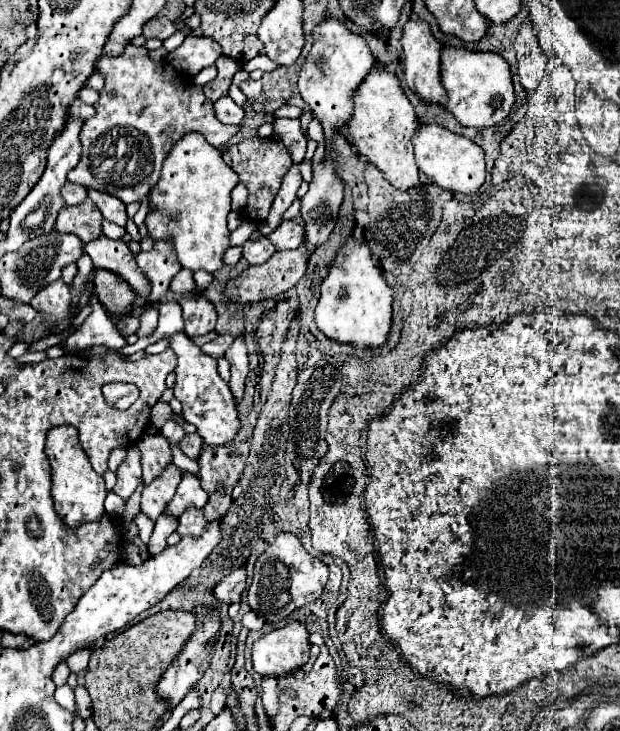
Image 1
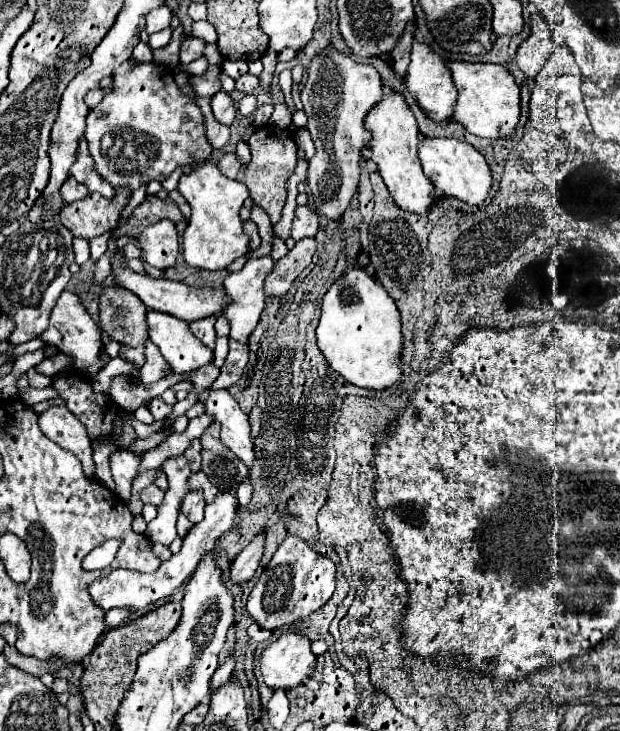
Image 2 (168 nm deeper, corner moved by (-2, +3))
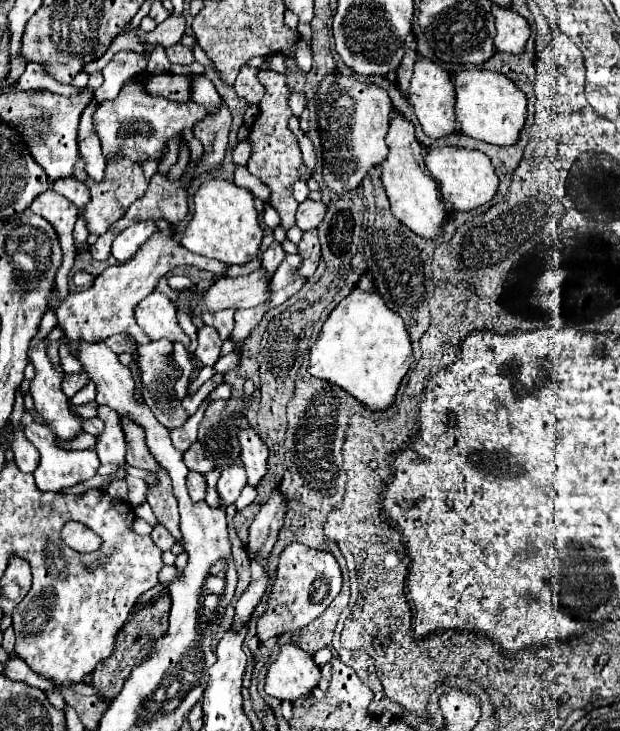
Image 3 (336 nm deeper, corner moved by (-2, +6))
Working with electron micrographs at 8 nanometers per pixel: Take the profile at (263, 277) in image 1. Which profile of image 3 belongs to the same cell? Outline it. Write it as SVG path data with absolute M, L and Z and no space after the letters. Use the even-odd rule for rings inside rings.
M317 229L303 233L303 239L299 243L299 253L303 257L303 265L299 267L299 275L311 277L315 273L315 269L319 265L319 257L321 257L321 245L317 239Z

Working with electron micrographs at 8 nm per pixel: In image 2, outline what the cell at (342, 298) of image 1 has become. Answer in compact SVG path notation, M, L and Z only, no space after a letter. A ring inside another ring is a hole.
M353 266L341 274L321 300L321 318L317 326L317 346L329 366L351 384L381 390L401 376L401 344L399 310L383 284L379 284L377 278L367 276L361 266Z

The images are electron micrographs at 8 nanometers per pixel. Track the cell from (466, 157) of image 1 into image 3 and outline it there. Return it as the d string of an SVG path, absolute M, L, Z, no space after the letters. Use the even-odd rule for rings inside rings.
M443 147L443 149L429 149L425 155L425 165L431 171L433 179L437 181L441 195L455 211L471 211L475 207L481 207L489 203L499 187L499 179L493 171L491 161L487 161L487 155L479 151L469 149L455 149L455 147Z

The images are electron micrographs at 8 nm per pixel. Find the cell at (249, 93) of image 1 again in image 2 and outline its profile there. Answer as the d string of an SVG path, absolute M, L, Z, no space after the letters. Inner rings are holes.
M243 74L241 78L237 78L237 90L241 90L243 94L253 92L259 86L259 78L251 76L251 74Z

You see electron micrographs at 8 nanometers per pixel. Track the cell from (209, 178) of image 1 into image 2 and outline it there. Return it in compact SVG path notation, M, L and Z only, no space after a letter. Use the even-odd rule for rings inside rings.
M203 160L191 164L193 170L183 174L177 190L191 206L189 226L183 232L183 256L185 262L201 270L225 270L233 260L241 258L249 250L249 238L243 232L239 210L249 196L243 182L231 180L219 172L215 162Z

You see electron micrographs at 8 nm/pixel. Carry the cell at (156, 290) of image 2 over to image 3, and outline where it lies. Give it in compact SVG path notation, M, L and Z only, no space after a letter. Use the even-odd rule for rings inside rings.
M259 267L251 275L245 277L225 277L215 281L203 295L203 299L195 293L191 301L191 293L183 291L179 297L179 307L189 313L203 313L203 311L221 311L221 309L245 309L255 307L259 303L265 303L271 295L271 279L267 277L267 271Z

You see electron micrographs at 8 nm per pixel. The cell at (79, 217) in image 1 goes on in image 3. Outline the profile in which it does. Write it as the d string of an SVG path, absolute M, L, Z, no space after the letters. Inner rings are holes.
M79 157L74 166L73 174L77 180L84 182L90 189L91 201L87 203L85 211L83 211L83 217L87 221L87 227L89 227L89 233L95 233L95 235L103 235L107 233L107 229L125 215L125 211L131 207L133 201L141 199L147 191L147 181L143 177L143 167L127 157L117 157L117 159L109 159L107 161L107 167L105 167L105 177L103 181L93 181L85 172L85 162L83 157ZM125 169L133 169L133 173L125 171Z

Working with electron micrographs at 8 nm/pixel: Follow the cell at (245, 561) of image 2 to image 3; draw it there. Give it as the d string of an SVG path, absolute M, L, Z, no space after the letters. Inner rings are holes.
M275 487L249 527L249 559L269 557L287 513L287 497Z

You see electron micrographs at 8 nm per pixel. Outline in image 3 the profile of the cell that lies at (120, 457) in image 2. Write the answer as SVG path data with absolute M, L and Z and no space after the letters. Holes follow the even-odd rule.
M99 407L99 419L103 419L105 429L97 437L97 447L95 447L101 459L101 467L97 474L104 476L117 471L119 465L125 463L127 445L125 445L125 433L121 427L119 413L115 413L109 407Z

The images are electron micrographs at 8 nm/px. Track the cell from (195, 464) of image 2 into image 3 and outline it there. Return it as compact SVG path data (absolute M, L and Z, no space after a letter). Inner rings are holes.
M193 443L187 451L185 451L185 457L183 457L185 465L191 469L191 471L197 471L197 473L209 473L215 469L215 463L209 461L203 453L203 447L197 443Z

